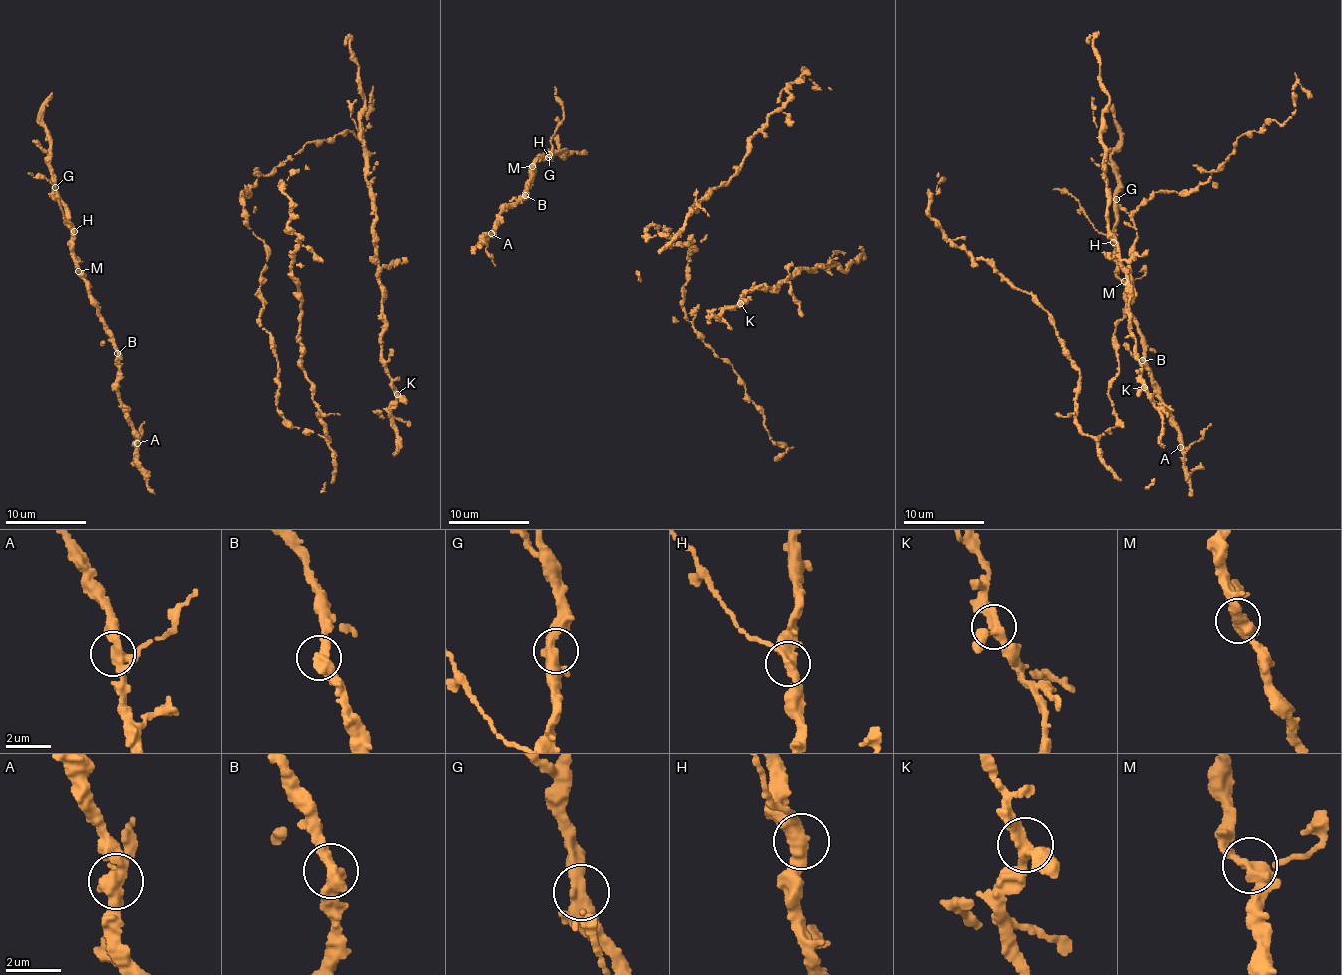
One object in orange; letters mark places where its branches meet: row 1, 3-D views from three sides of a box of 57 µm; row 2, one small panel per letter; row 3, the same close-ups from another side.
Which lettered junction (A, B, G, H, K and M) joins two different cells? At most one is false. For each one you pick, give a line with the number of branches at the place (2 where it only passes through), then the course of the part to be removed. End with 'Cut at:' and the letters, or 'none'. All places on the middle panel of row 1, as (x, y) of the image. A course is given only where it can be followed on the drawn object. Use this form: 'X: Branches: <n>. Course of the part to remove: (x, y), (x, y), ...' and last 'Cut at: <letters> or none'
H: Branches: 3. Course of the part to remove: (548, 156), (555, 131), (564, 115), (555, 86)
Cut at: H

